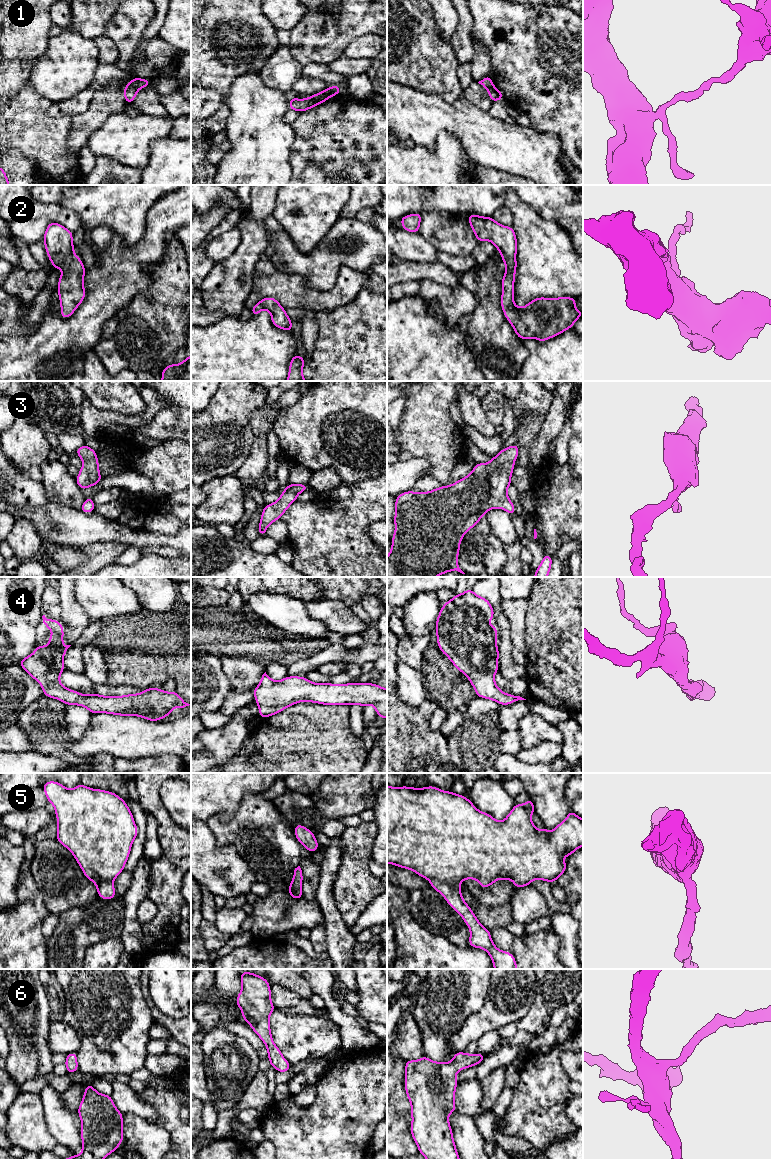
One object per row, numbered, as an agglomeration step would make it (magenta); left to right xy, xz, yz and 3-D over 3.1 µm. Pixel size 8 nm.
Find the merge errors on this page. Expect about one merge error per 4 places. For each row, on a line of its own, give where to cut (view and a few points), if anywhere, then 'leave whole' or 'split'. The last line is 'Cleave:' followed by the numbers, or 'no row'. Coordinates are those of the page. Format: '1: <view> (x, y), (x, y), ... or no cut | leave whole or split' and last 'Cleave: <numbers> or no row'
1: xy (129, 83), (137, 89) | split
2: no cut | leave whole
3: no cut | leave whole
4: no cut | leave whole
5: no cut | leave whole
6: no cut | leave whole
Cleave: 1

